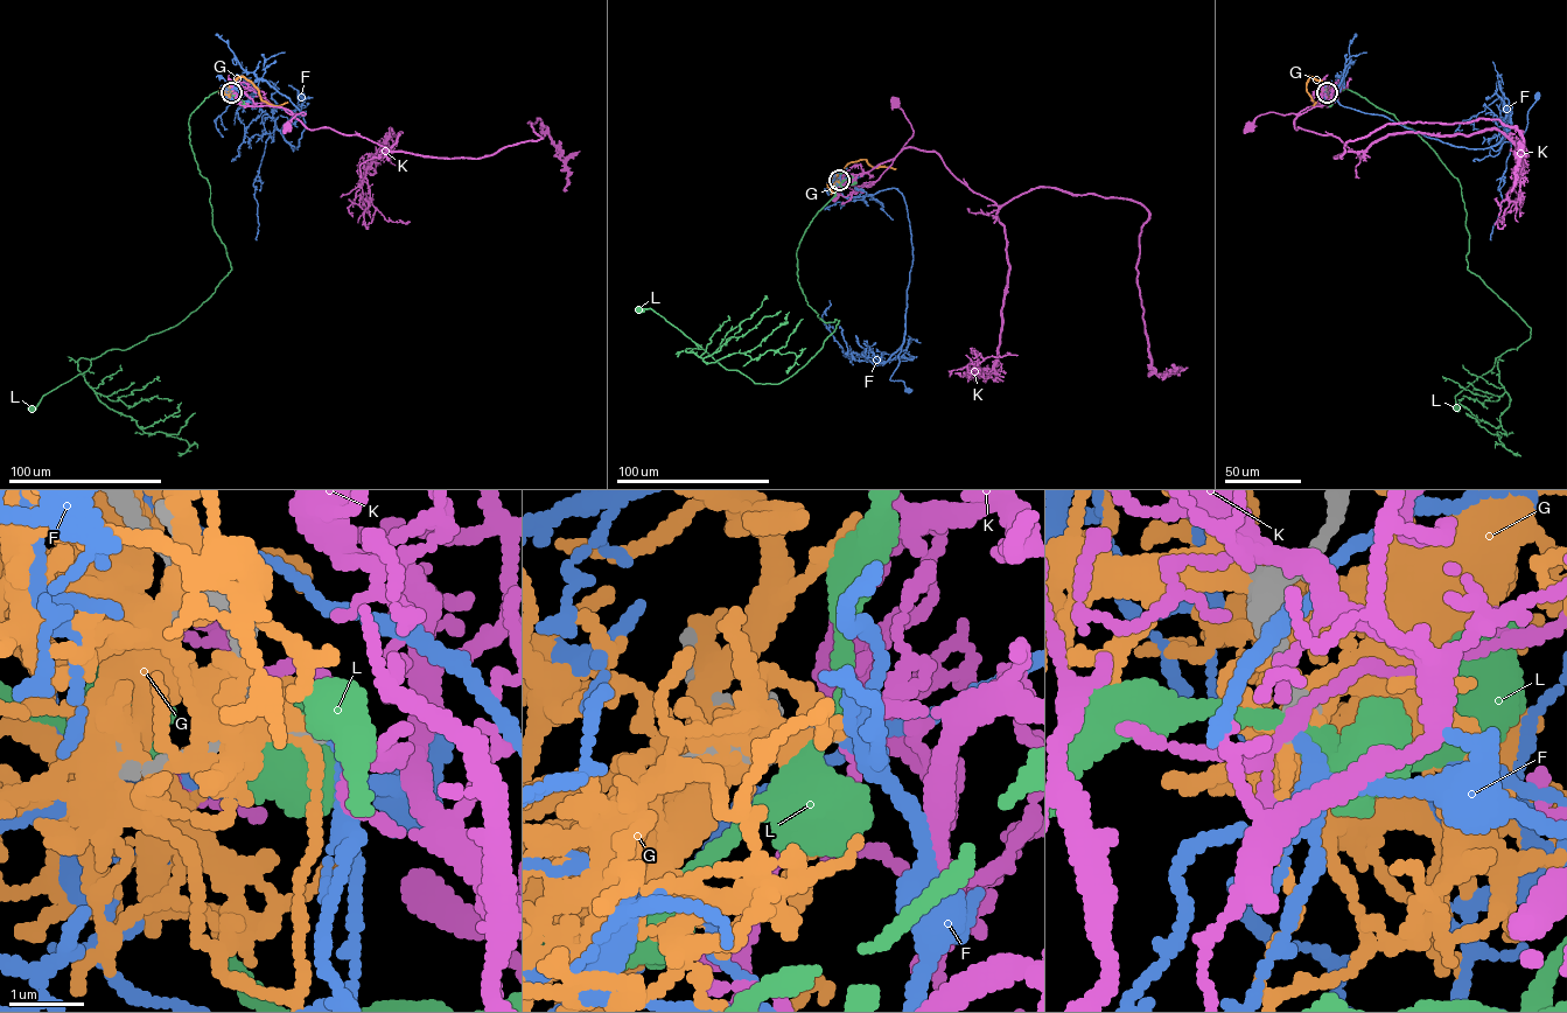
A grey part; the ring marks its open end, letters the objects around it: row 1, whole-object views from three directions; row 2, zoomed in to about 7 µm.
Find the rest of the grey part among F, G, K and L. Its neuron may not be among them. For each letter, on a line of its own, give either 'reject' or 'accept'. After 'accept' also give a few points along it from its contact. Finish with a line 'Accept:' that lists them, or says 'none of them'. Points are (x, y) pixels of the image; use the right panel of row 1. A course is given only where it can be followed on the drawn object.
F: accept | via (1327, 92), (1343, 78), (1335, 97), (1344, 106), (1469, 148), (1494, 146), (1510, 127), (1504, 96), (1447, 134)
G: reject
K: reject
L: reject
Accept: F

